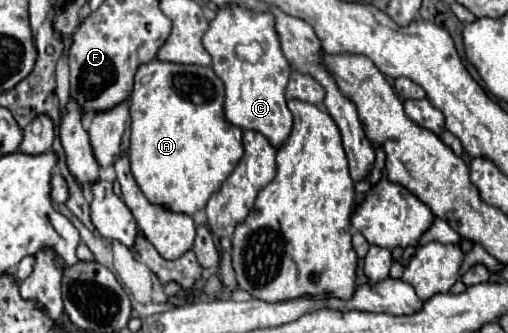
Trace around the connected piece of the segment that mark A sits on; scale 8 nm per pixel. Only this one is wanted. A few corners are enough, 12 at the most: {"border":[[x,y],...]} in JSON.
{"border":[[212,67],[134,77],[130,169],[194,215],[244,155]]}

